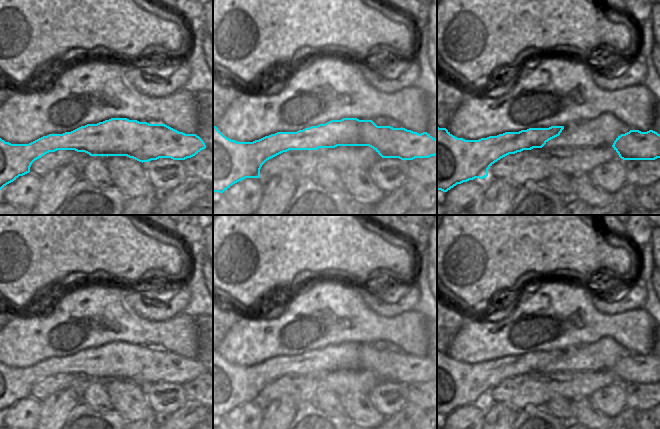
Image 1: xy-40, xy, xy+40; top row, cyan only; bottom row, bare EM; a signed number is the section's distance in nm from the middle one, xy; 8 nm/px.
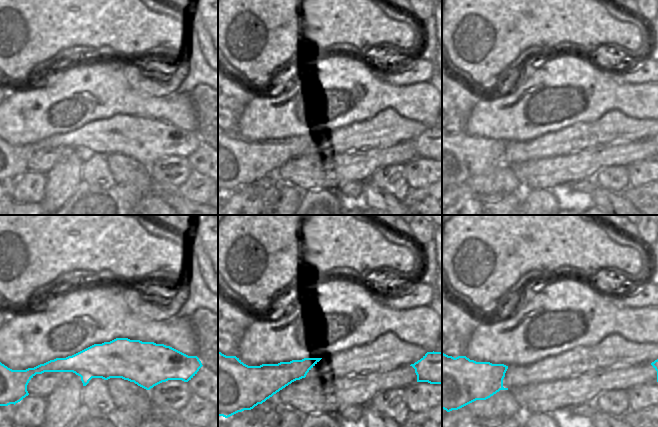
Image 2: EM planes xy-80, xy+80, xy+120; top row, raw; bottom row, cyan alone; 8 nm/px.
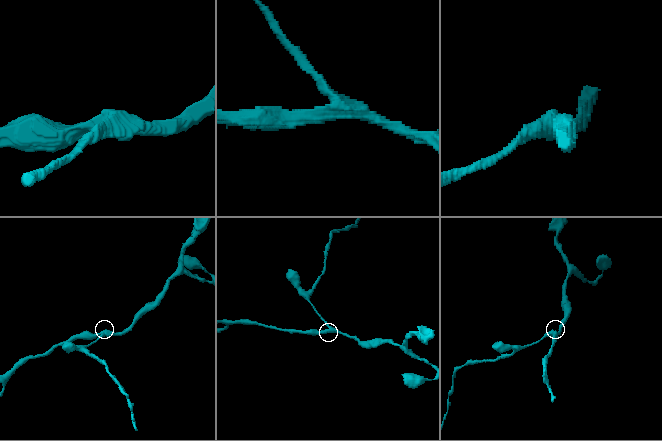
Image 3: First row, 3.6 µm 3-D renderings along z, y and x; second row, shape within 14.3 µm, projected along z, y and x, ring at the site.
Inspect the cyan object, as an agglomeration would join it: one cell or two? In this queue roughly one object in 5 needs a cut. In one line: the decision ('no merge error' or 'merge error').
no merge error

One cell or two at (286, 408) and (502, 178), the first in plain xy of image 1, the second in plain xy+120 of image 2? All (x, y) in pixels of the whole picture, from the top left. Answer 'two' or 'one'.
two

